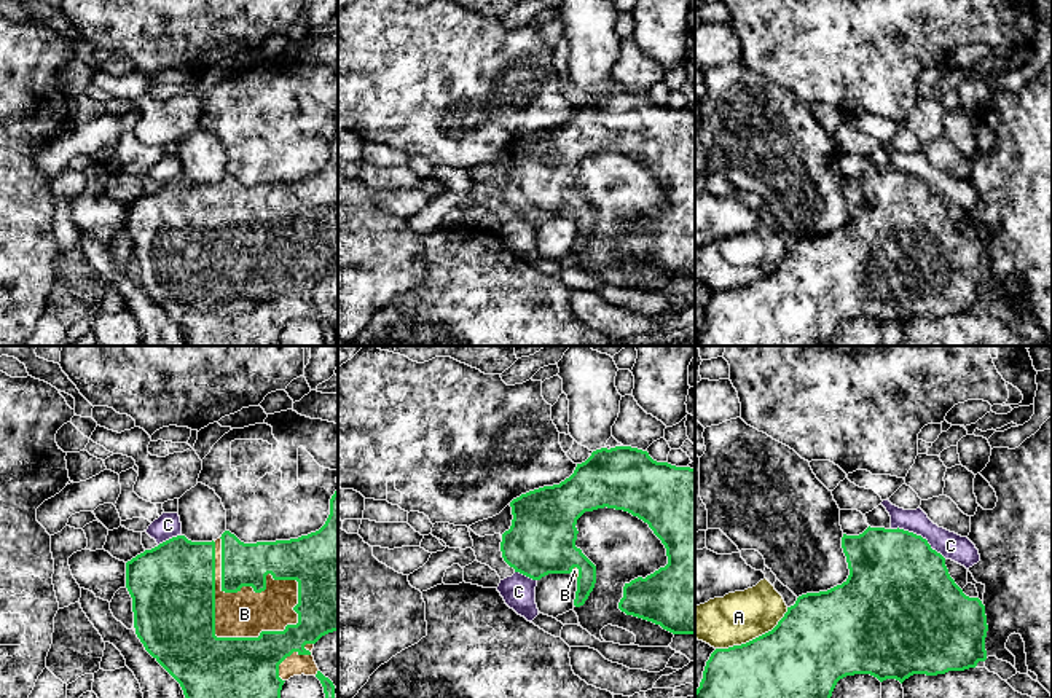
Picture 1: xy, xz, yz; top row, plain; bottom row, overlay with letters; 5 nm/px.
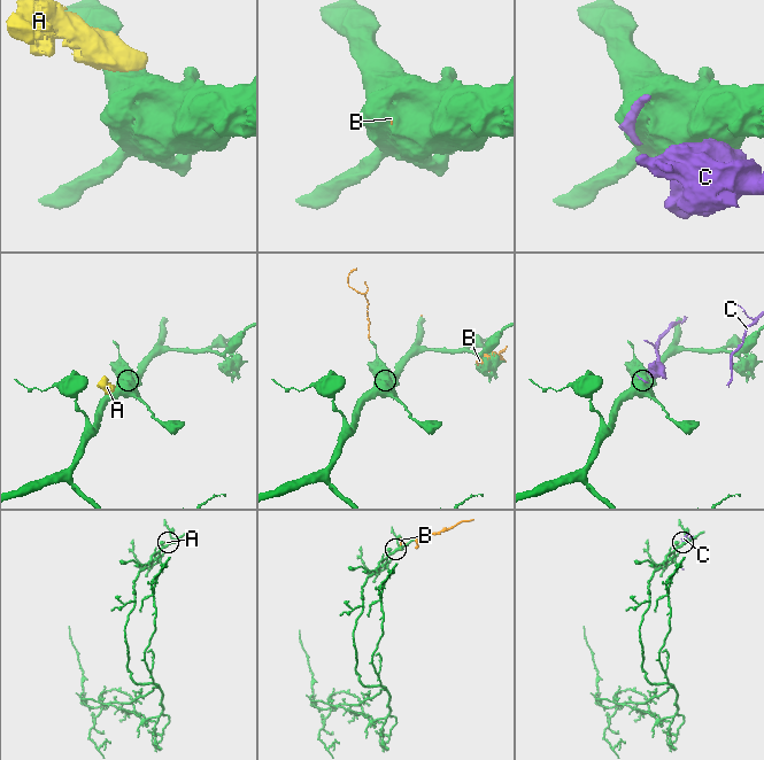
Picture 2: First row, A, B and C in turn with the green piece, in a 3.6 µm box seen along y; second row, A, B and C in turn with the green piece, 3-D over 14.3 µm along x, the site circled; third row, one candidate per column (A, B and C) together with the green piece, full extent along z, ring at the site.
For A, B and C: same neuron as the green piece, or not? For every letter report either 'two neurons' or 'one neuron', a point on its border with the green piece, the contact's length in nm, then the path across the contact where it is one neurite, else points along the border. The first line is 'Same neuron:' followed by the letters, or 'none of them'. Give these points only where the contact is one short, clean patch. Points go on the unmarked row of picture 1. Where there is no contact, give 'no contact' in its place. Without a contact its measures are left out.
Same neuron: B
A: two neurons | yz (756, 281) | 420 nm
B: one neuron | xy (214, 273) | 600 nm
C: two neurons | yz (920, 179) | 320 nm | along yz (891, 171), (920, 177), (946, 201)

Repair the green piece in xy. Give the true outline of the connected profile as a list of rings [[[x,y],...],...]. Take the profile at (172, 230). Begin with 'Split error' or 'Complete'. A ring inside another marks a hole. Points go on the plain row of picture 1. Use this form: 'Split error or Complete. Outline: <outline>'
Split error. Outline: [[[338,132],[330,142],[330,158],[325,167],[316,175],[290,183],[257,186],[244,186],[230,174],[212,185],[191,185],[185,178],[177,178],[126,206],[126,231],[132,241],[137,280],[145,293],[180,327],[190,346],[282,346],[284,325],[301,317],[316,319],[324,330],[324,346],[335,346],[335,328],[319,314],[312,292],[322,279],[338,274]]]

